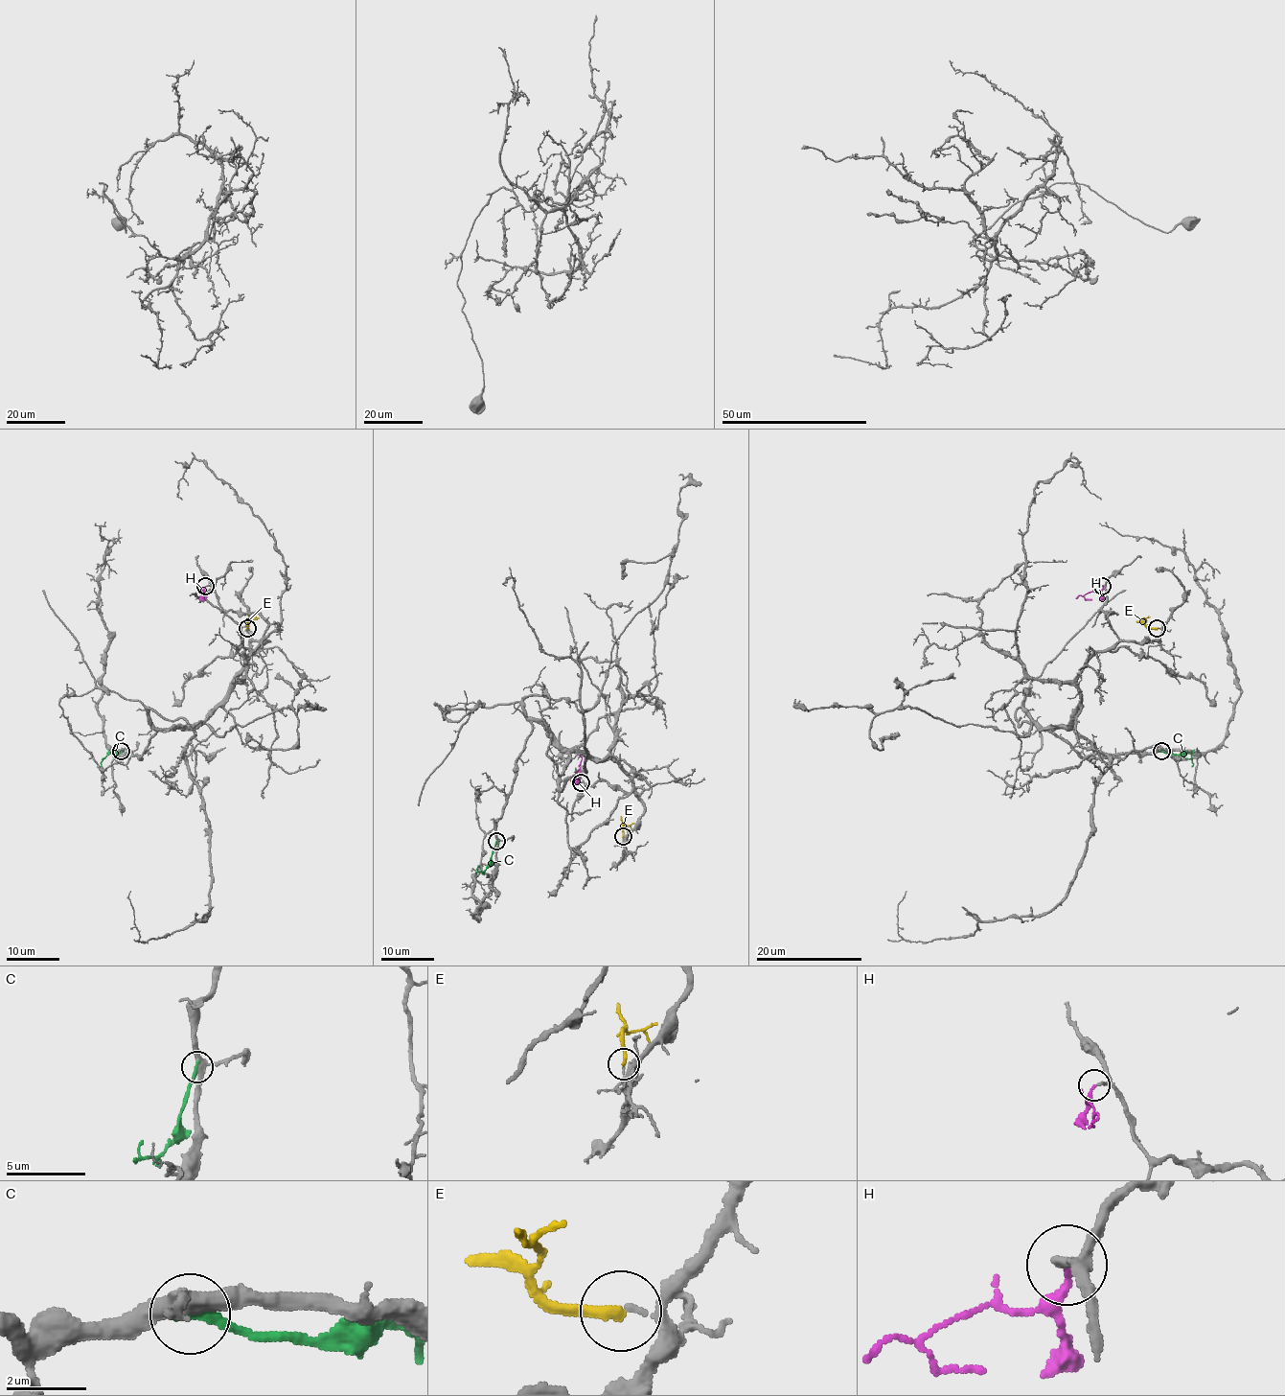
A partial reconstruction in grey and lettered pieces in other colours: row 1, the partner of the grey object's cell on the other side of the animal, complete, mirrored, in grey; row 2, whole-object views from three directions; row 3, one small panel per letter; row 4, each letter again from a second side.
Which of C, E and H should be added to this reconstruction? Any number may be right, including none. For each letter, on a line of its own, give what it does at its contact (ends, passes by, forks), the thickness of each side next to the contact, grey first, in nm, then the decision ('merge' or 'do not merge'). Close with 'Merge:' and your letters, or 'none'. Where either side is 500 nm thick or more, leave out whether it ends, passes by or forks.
C: it ends there; 360 nm thick on the grey side, 240 nm on the other; do not merge
E: it ends there; 120 nm thick on the grey side, 240 nm on the other; do not merge
H: it ends there; 170 nm thick on the grey side, 190 nm on the other; merge
Merge: H

